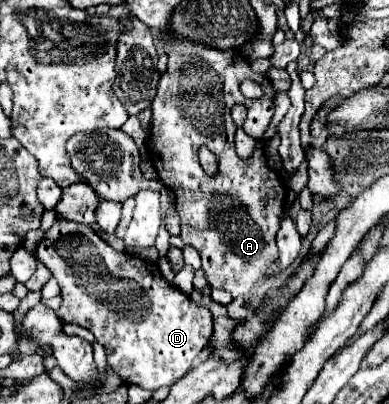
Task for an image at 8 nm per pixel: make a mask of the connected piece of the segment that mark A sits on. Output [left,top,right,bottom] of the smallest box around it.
[148,39,286,297]

